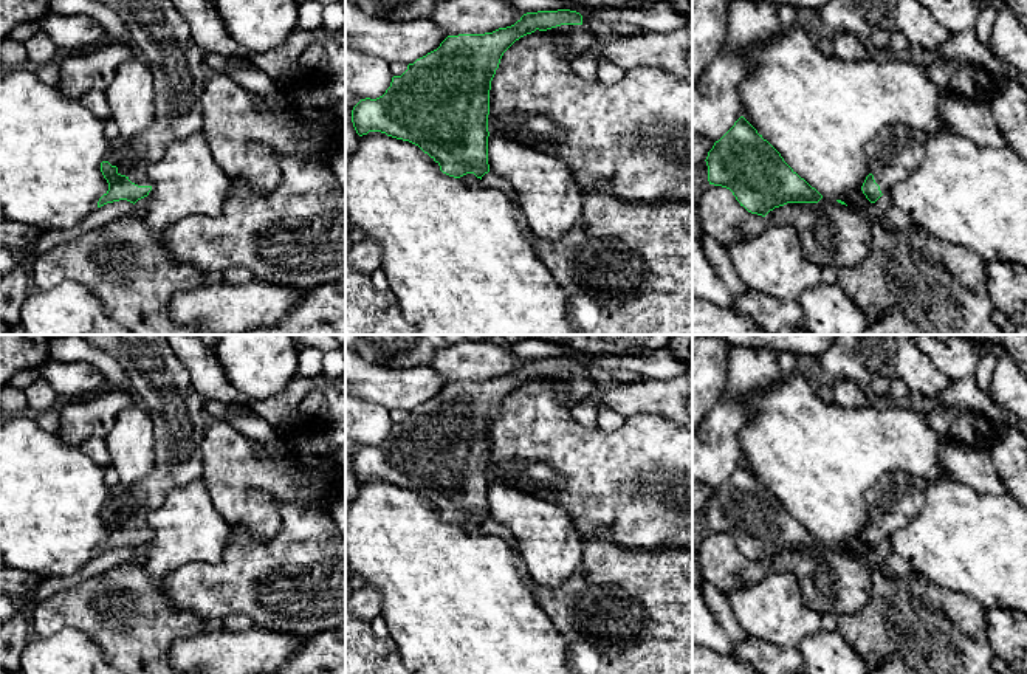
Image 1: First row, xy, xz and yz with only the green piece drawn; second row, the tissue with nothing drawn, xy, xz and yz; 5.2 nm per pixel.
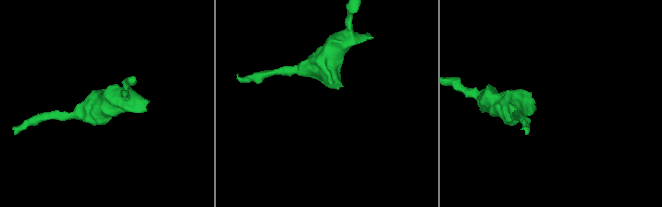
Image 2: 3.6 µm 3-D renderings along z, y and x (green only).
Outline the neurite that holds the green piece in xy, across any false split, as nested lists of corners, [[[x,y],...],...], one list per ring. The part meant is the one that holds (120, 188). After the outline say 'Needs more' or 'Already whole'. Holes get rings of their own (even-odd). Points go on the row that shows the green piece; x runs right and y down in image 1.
[[[96,0],[118,12],[127,25],[129,42],[139,51],[153,74],[153,124],[132,138],[118,135],[104,150],[101,172],[108,191],[99,198],[98,208],[127,200],[136,203],[149,195],[149,167],[160,161],[167,147],[186,139],[203,129],[201,96],[211,77],[201,50],[192,39],[186,20],[175,9],[172,0]]]. Needs more

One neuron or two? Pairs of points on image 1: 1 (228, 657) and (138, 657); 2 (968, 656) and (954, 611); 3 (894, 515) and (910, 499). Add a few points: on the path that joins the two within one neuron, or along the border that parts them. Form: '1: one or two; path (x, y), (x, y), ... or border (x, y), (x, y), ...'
1: two; border (197, 636), (178, 639), (166, 657)
2: one; path (959, 645), (956, 642), (956, 622)
3: one; path (897, 512), (906, 502)

